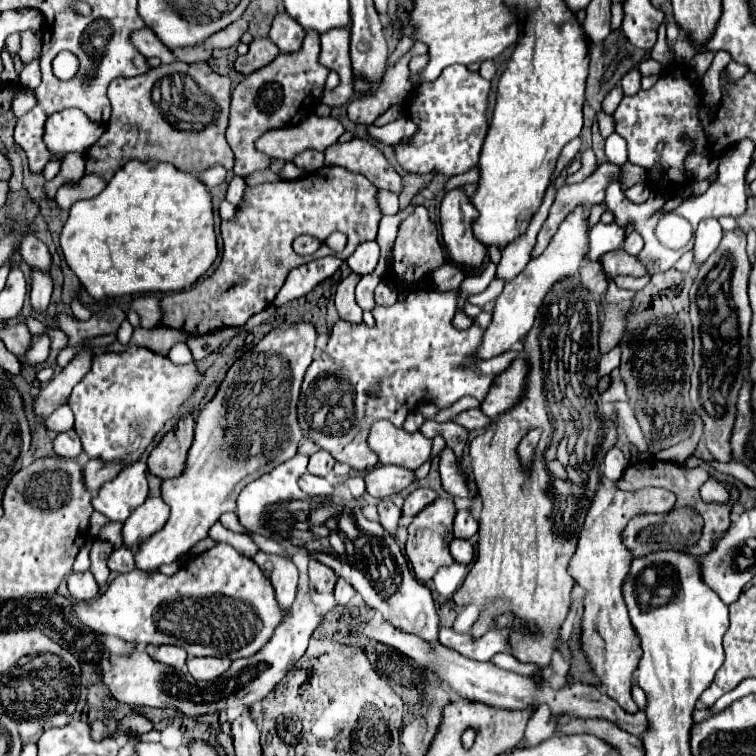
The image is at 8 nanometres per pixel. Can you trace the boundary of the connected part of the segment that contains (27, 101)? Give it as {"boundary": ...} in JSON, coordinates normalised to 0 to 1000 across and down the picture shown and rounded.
{"boundary":[[[28,116],[25,127],[22,127],[20,135],[17,135],[17,151],[25,156],[25,153],[30,153],[30,151],[33,151],[38,143],[44,143],[44,140],[46,140],[46,127],[44,127],[44,122]]]}

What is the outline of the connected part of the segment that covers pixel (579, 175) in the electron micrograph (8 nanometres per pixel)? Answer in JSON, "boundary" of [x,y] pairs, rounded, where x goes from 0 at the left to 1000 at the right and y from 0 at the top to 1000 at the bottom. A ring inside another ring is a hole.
{"boundary":[[[782,196],[771,198],[771,201],[769,201],[769,222],[766,222],[761,230],[750,233],[750,235],[747,235],[747,243],[761,243],[761,241],[776,238],[776,235],[790,225],[790,220],[792,220],[792,217],[790,217],[787,201],[784,201]]]}

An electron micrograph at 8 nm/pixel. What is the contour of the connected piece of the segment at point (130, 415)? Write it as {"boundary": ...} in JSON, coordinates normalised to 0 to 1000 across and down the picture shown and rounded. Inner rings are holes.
{"boundary":[[[176,458],[160,468],[126,471],[120,489],[91,524],[110,598],[139,611],[160,608],[165,616],[184,608],[202,577],[258,519],[266,500],[258,479],[237,484],[194,460]]]}

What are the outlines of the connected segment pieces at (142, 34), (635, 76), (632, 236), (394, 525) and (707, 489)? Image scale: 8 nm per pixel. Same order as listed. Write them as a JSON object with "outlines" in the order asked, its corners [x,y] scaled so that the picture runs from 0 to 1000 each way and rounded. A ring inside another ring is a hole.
{"outlines":[[[[189,37],[189,40],[181,40],[176,42],[176,58],[179,63],[192,74],[192,77],[200,77],[200,74],[208,74],[213,82],[224,85],[224,82],[231,82],[231,74],[224,63],[218,63],[218,58],[213,58],[213,53],[208,53],[208,48],[197,40],[197,37]]],[[[843,90],[832,93],[824,103],[821,103],[821,114],[824,114],[824,122],[829,127],[837,127],[845,116],[848,116],[848,95]]],[[[840,306],[831,310],[825,317],[825,331],[837,339],[843,339],[851,329],[851,325],[851,315]]],[[[515,659],[501,664],[501,690],[507,693],[507,698],[512,698],[512,704],[525,706],[528,698],[528,688],[530,688],[530,672],[525,672]]],[[[938,632],[938,638],[933,638],[927,646],[927,659],[933,664],[962,664],[962,648],[954,643],[954,638]]]]}

